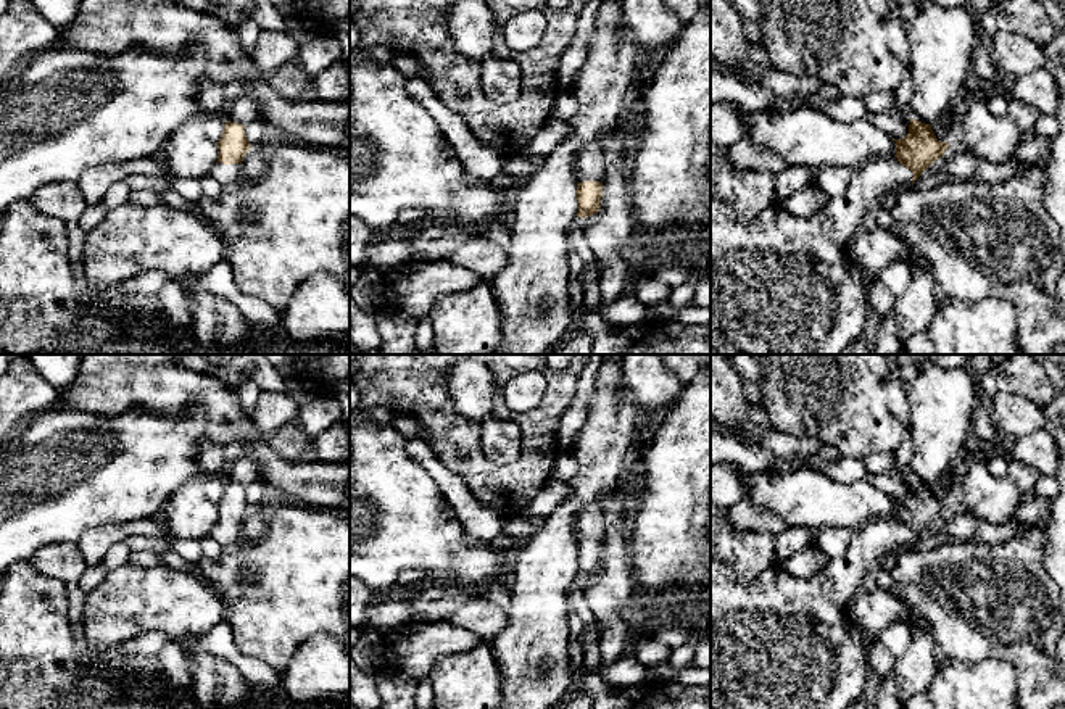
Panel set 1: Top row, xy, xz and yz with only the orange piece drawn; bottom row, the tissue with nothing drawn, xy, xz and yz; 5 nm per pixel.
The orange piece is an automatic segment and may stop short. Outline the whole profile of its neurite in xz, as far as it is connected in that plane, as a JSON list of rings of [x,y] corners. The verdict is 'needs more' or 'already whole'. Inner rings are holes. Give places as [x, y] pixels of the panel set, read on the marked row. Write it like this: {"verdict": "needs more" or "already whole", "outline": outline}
{"verdict": "needs more", "outline": [[[586,145],[574,158],[577,179],[578,218],[588,218],[599,211],[603,198],[604,156],[599,145]]]}

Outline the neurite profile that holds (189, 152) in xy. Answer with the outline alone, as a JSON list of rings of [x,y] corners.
[[[189,119],[174,129],[158,155],[171,180],[209,176],[218,156],[218,142],[208,137],[203,119]]]

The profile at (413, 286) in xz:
[[[409,259],[383,271],[383,300],[417,321],[429,316],[438,295],[464,292],[483,276],[448,259]]]

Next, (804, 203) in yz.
[[[809,187],[789,197],[783,206],[794,218],[810,218],[818,213],[828,200],[830,197],[823,190]]]

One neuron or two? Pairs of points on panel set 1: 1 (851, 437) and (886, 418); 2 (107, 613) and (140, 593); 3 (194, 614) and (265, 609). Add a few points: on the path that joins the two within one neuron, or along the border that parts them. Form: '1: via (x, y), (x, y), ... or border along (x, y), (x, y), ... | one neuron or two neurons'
1: via (859, 429), (870, 418), (878, 418) | one neuron
2: via (115, 611), (132, 600) | one neuron
3: border along (203, 580), (221, 600), (224, 619) | two neurons

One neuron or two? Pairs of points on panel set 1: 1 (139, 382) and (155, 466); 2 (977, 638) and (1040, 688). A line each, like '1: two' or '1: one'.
1: two
2: one

